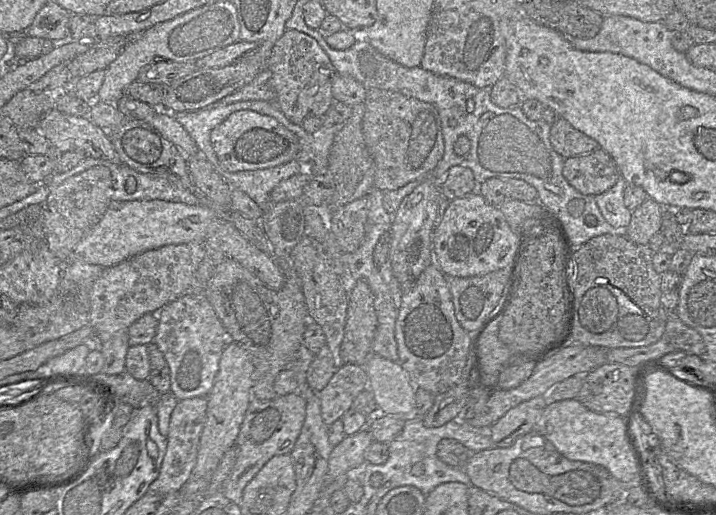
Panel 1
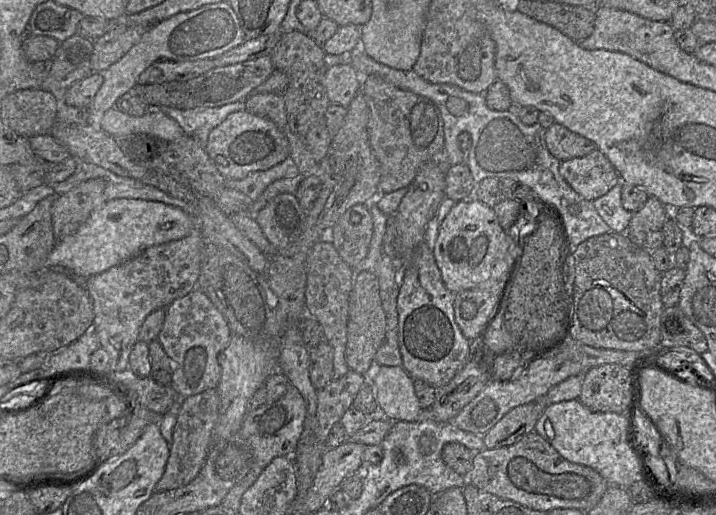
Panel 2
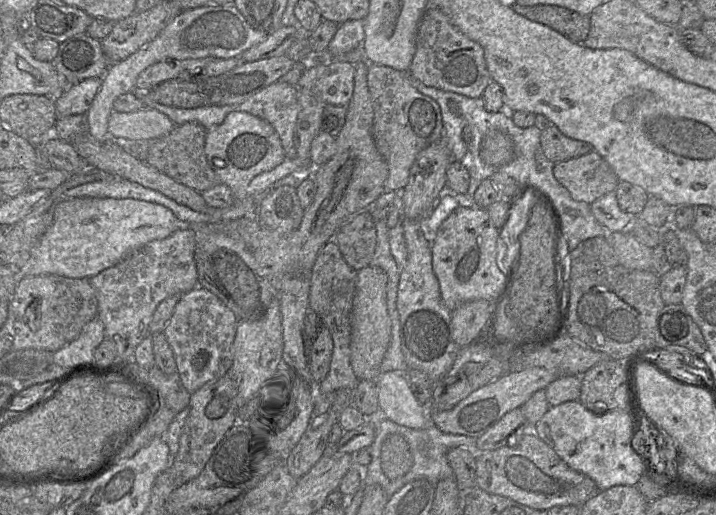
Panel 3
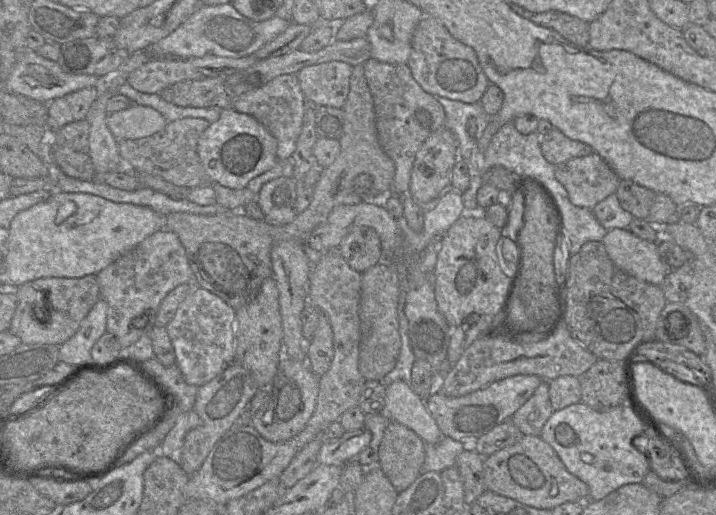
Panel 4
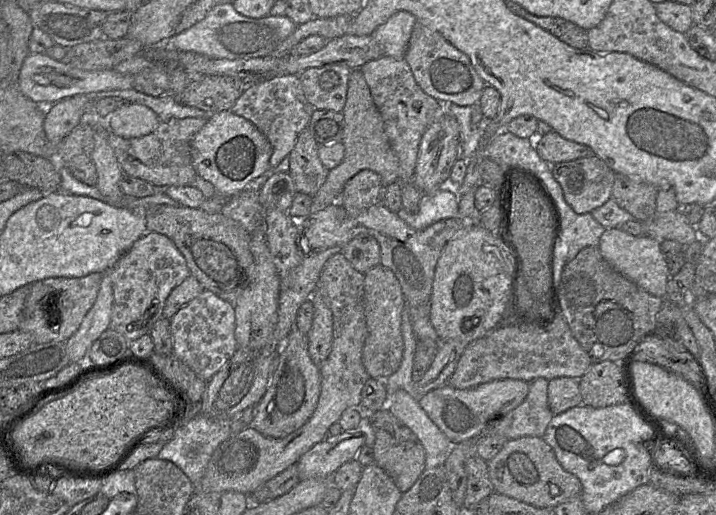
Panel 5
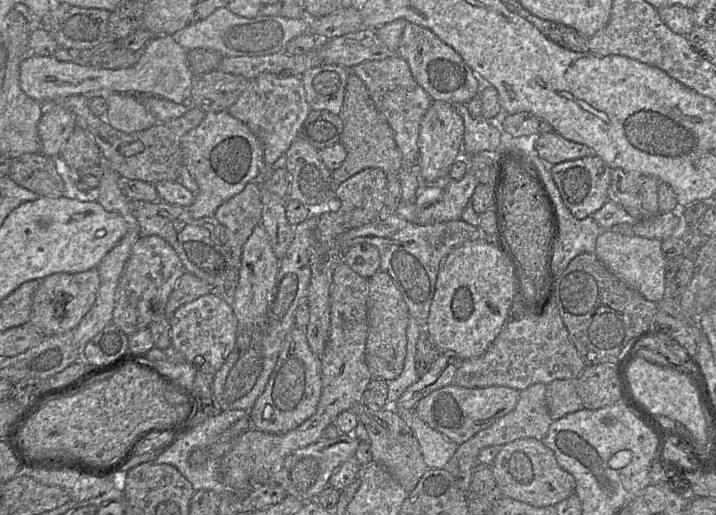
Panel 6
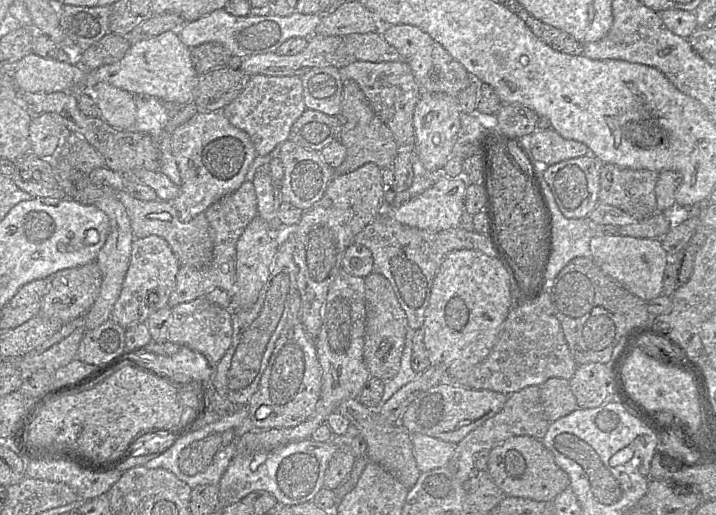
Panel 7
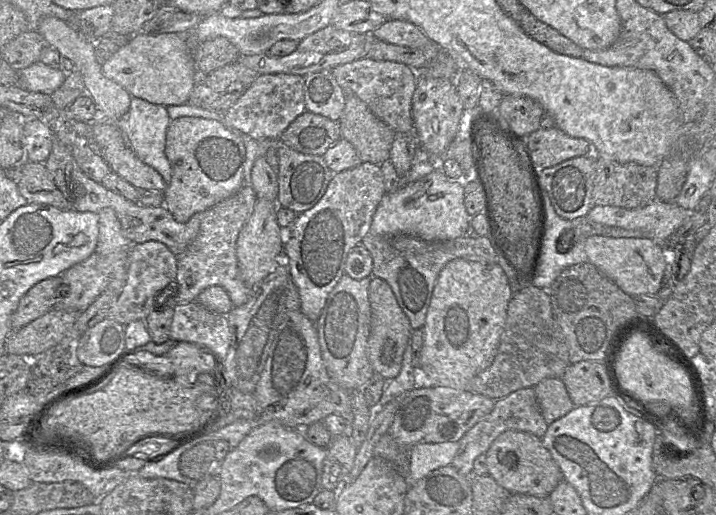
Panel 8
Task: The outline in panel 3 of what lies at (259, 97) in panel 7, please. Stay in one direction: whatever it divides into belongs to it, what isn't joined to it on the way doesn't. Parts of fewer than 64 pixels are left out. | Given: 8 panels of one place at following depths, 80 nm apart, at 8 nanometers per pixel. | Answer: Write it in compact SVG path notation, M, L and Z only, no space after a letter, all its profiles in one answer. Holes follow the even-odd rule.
M278 80L239 104L239 111L271 124L280 137L286 157L295 160L294 134L299 113L297 85Z

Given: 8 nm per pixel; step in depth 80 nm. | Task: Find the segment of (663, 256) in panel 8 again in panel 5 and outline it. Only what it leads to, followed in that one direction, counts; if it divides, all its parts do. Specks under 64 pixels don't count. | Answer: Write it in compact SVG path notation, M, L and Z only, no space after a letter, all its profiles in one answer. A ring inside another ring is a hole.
M613 228L605 230L600 238L598 248L603 258L620 274L649 294L666 298L669 271L660 250L660 240L649 235L633 236L620 228Z

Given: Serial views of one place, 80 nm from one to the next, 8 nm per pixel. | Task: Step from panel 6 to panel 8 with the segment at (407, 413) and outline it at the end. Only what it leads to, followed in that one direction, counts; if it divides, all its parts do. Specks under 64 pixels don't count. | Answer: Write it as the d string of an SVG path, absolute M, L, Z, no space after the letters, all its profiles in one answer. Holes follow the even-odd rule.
M458 442L418 443L409 449L409 483L415 483L430 472L452 465Z

